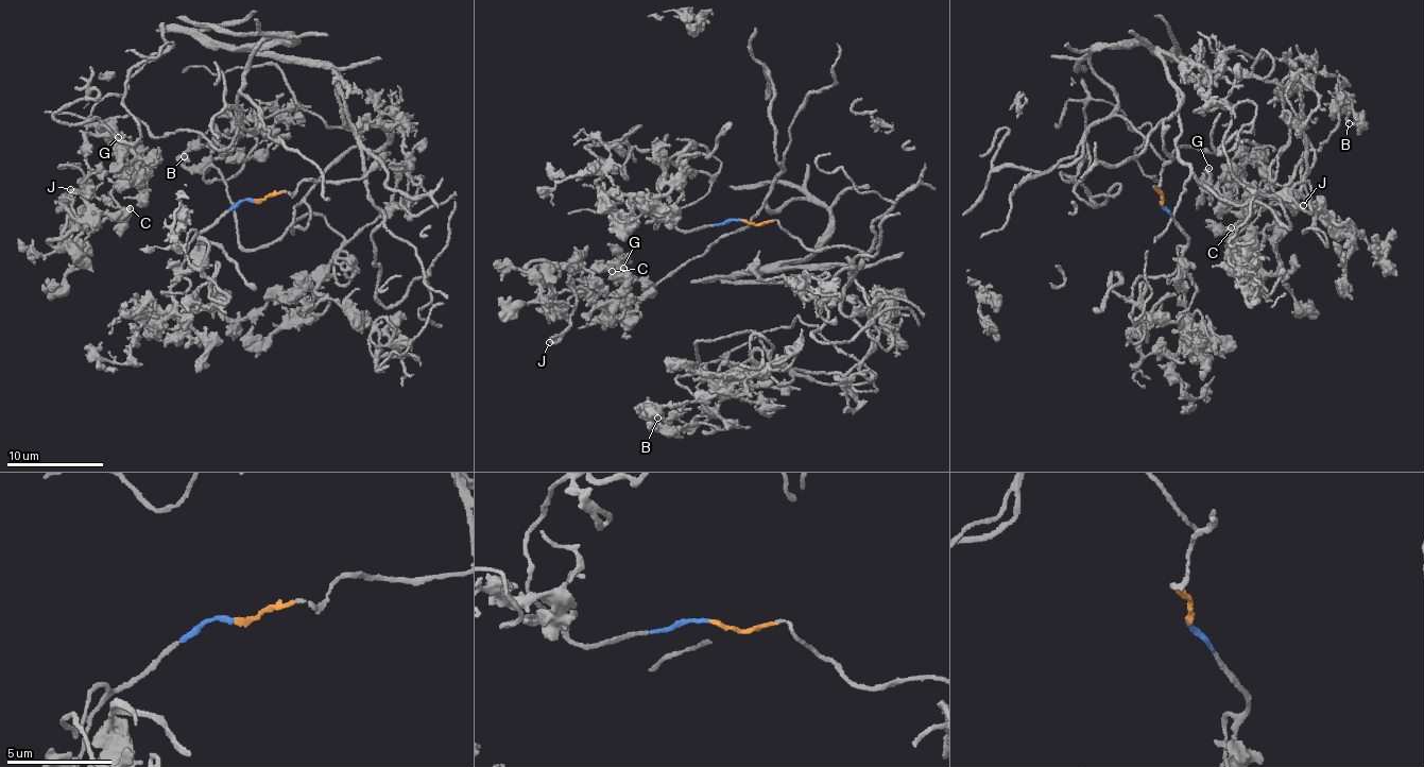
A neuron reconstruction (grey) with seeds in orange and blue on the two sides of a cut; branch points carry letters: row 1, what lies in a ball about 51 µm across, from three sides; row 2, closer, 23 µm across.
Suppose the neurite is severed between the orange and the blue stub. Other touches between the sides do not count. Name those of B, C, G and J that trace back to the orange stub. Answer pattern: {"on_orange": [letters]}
{"on_orange": ["B", "C", "G", "J"]}

